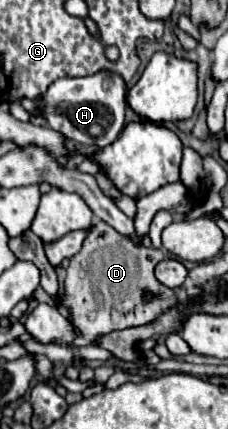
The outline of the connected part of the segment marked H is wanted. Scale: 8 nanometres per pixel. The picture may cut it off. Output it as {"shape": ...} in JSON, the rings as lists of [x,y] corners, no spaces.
{"shape":[[[97,72],[93,76],[85,76],[85,78],[59,78],[55,80],[49,90],[45,92],[43,98],[39,100],[21,100],[19,104],[31,112],[31,114],[43,114],[49,122],[49,128],[61,132],[65,138],[75,140],[79,144],[87,144],[87,146],[97,146],[97,148],[105,148],[109,146],[123,130],[125,126],[125,82],[121,80],[121,76],[113,76],[111,72]]]}

